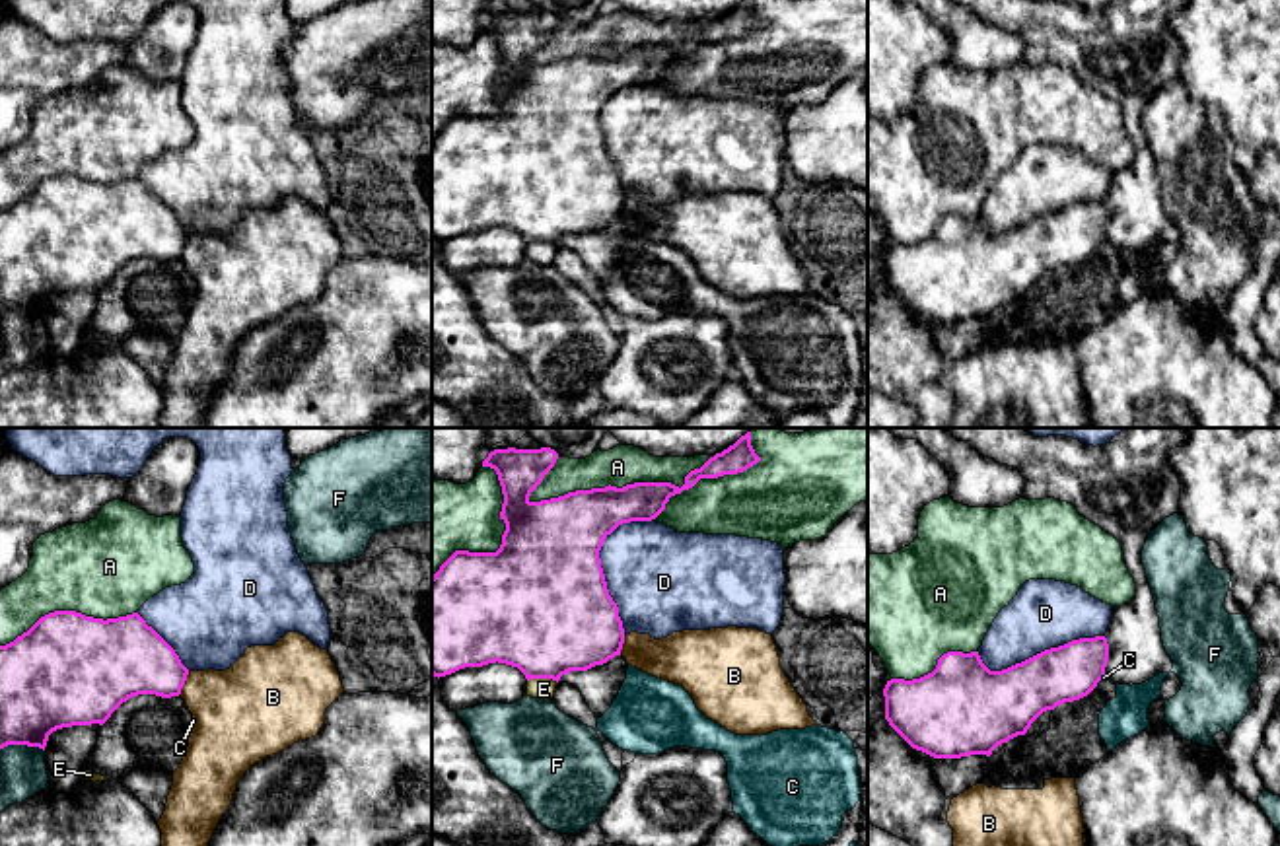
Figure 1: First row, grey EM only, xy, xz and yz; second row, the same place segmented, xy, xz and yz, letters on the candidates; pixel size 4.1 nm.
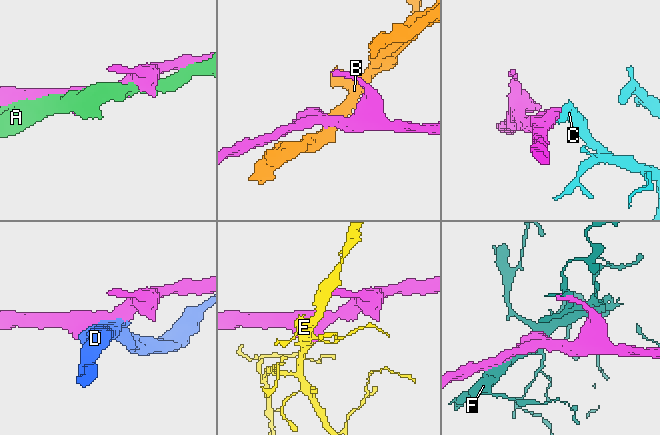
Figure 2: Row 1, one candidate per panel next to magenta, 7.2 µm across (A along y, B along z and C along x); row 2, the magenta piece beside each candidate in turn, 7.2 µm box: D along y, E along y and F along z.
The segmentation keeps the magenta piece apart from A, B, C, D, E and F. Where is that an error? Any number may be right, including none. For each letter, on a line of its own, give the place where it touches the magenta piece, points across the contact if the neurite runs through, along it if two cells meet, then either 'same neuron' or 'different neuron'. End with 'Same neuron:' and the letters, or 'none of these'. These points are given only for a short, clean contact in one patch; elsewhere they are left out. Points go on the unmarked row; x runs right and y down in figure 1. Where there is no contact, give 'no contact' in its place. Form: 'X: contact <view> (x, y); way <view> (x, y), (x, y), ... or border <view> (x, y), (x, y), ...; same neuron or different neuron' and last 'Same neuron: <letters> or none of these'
A: contact xz (644, 47); different neuron
B: contact xy (183, 247); different neuron
C: contact yz (1100, 244); border yz (1103, 240), (1096, 247); different neuron
D: contact xz (600, 129); different neuron
E: contact xz (543, 242); border xz (528, 244), (553, 244), (557, 247); different neuron
F: contact xy (22, 308); different neuron
Same neuron: none of these

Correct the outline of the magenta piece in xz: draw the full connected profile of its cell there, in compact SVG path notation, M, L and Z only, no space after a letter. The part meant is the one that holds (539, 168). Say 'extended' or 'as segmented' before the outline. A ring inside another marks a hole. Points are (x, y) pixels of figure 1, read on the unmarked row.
as segmented | M751 0L710 21L685 41L679 53L671 47L634 47L622 53L605 51L576 54L558 62L531 66L531 56L554 31L558 18L541 14L494 14L482 31L496 35L506 88L496 117L455 115L432 140L432 239L445 241L465 231L506 228L517 231L527 245L560 245L570 235L587 235L621 220L624 193L619 171L609 159L599 115L622 88L652 86L671 60L693 53L700 43L737 39L761 21Z

